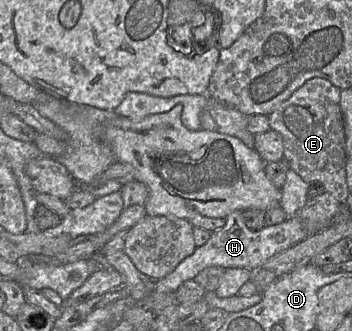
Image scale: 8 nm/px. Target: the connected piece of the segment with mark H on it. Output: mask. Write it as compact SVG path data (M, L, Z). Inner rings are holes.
M234 211L226 217L225 225L211 232L209 240L181 261L178 266L164 278L155 280L157 292L175 293L178 287L207 267L218 266L224 269L243 268L252 271L276 254L300 243L309 237L308 231L297 216L287 218L283 223L253 231L243 221L242 211Z

